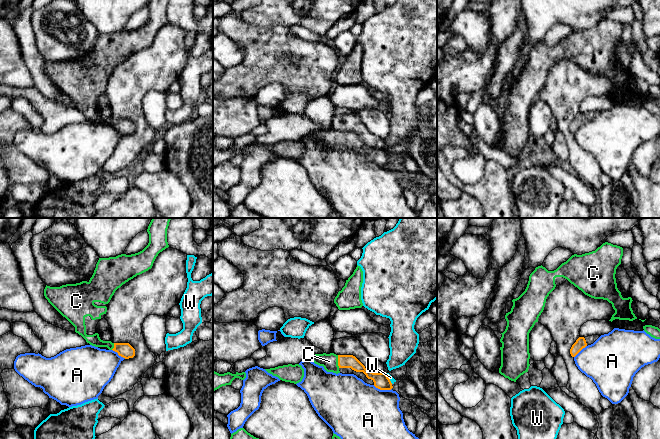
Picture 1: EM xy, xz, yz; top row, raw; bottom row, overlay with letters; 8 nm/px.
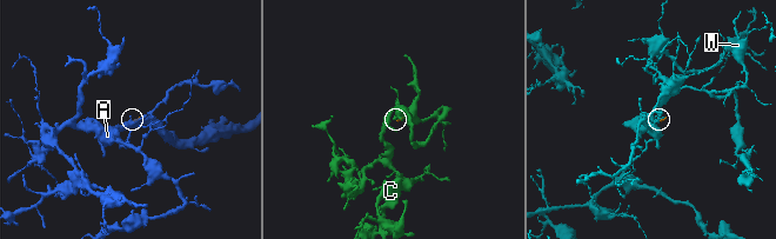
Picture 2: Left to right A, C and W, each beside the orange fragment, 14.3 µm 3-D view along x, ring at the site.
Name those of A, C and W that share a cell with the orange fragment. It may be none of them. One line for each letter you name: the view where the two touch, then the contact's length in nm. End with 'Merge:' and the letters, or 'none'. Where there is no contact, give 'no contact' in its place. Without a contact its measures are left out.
C: meets orange in xz; contact 110 nm long
Merge: C

